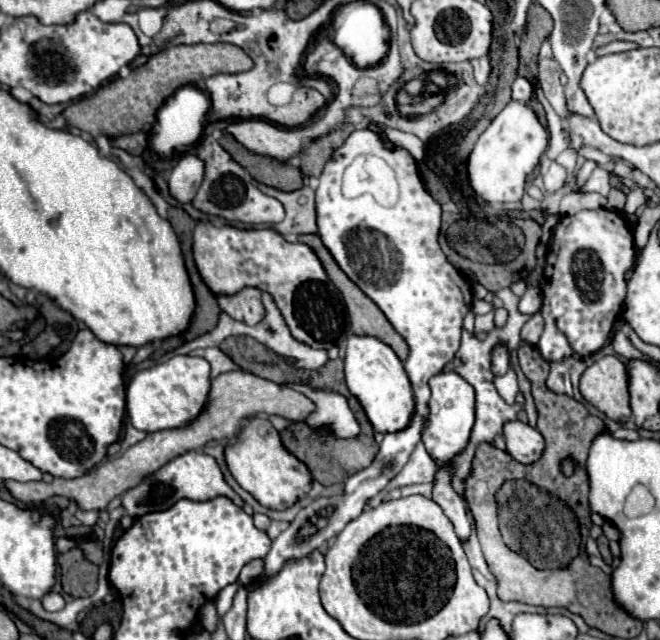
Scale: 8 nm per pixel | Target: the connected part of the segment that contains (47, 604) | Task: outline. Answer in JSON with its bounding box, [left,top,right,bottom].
[41,592,65,612]

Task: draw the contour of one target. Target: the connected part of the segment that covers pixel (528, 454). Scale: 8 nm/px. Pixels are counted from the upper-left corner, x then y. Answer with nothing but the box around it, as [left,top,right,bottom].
[503,420,545,464]

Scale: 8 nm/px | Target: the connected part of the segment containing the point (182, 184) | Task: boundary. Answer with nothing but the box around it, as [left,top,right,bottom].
[169,154,203,202]

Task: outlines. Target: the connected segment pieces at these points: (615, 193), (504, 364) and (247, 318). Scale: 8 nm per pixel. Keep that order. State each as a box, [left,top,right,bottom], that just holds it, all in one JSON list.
[[607,188,625,212],[491,344,509,376],[217,288,265,326]]

